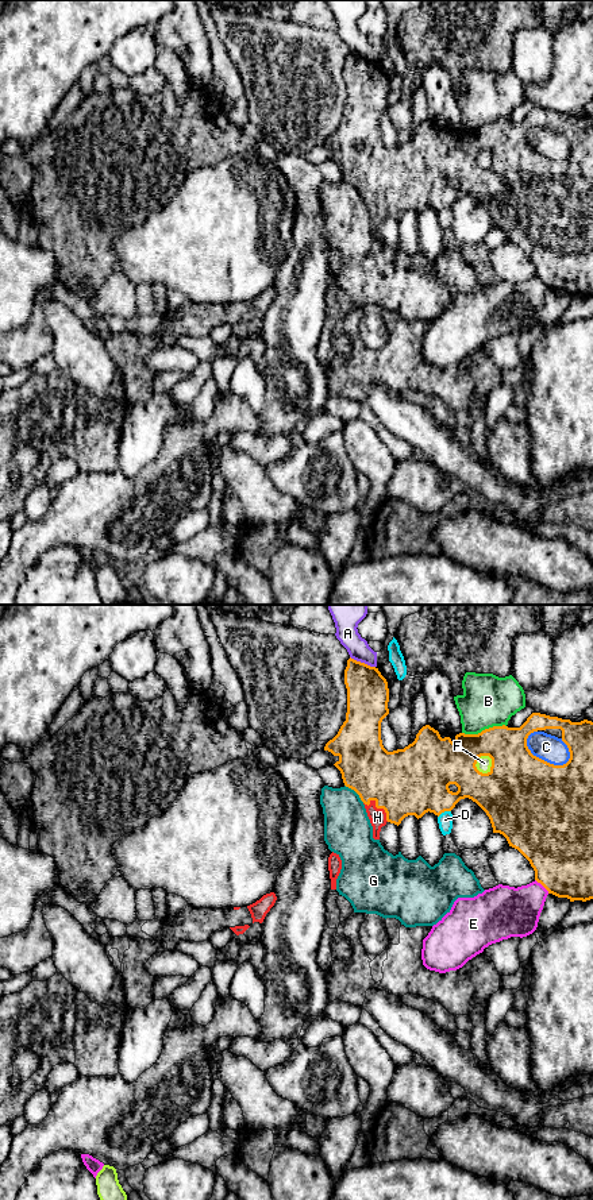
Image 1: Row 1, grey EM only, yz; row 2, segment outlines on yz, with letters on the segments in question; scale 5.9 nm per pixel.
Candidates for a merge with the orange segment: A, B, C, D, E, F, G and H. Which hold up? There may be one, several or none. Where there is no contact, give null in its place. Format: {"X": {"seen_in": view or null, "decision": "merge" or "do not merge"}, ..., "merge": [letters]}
{"A": {"seen_in": "yz", "decision": "do not merge"}, "B": {"seen_in": "yz", "decision": "do not merge"}, "C": {"seen_in": "yz", "decision": "do not merge"}, "D": {"seen_in": "yz", "decision": "do not merge"}, "E": {"seen_in": "yz", "decision": "do not merge"}, "F": {"seen_in": "yz", "decision": "do not merge"}, "G": {"seen_in": "yz", "decision": "do not merge"}, "H": {"seen_in": "yz", "decision": "merge"}, "merge": ["H"]}

